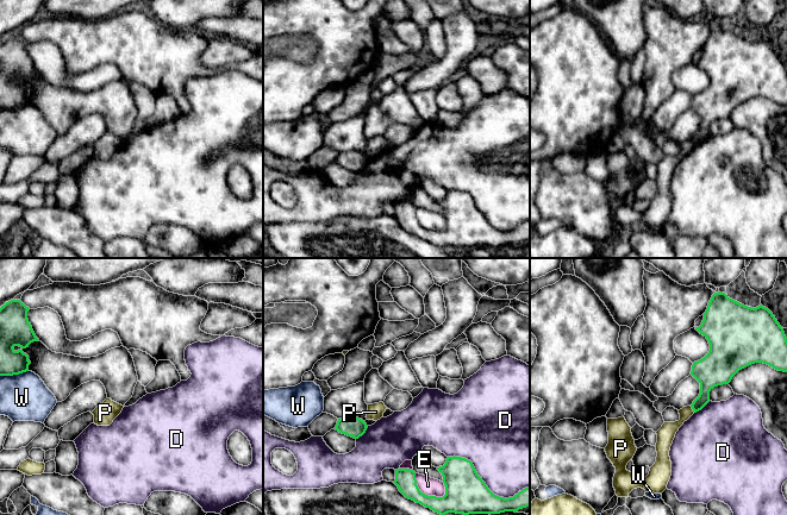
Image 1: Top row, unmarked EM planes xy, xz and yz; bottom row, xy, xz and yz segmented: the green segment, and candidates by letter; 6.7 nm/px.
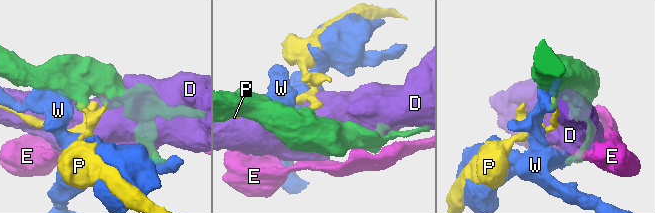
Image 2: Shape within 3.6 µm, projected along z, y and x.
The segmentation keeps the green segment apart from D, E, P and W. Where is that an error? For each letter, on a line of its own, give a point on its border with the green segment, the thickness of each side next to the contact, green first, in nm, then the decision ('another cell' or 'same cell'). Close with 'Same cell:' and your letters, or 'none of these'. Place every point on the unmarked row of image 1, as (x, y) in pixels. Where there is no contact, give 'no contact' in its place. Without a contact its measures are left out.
D: xz (485, 218) | 280/480 nm | another cell
E: xz (424, 227) | 220/120 nm | another cell
P: yz (692, 142) | 160/120 nm | another cell
W: xy (13, 107) | 160/320 nm | another cell
Same cell: none of these

